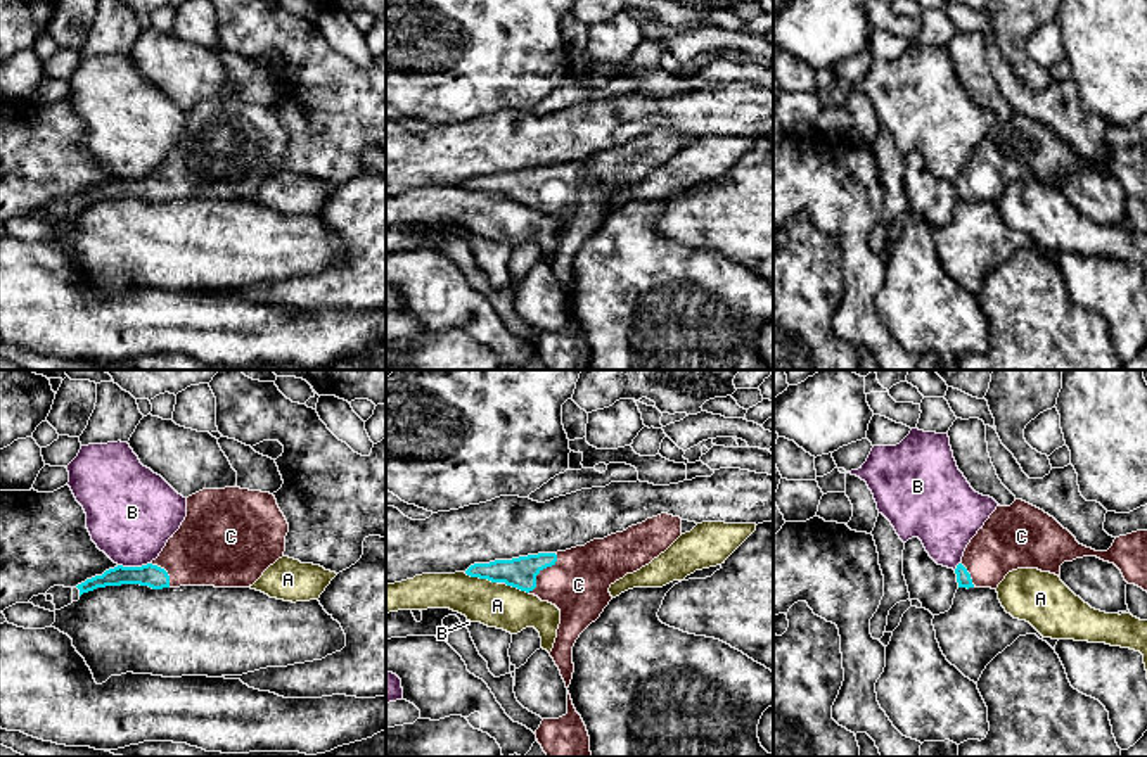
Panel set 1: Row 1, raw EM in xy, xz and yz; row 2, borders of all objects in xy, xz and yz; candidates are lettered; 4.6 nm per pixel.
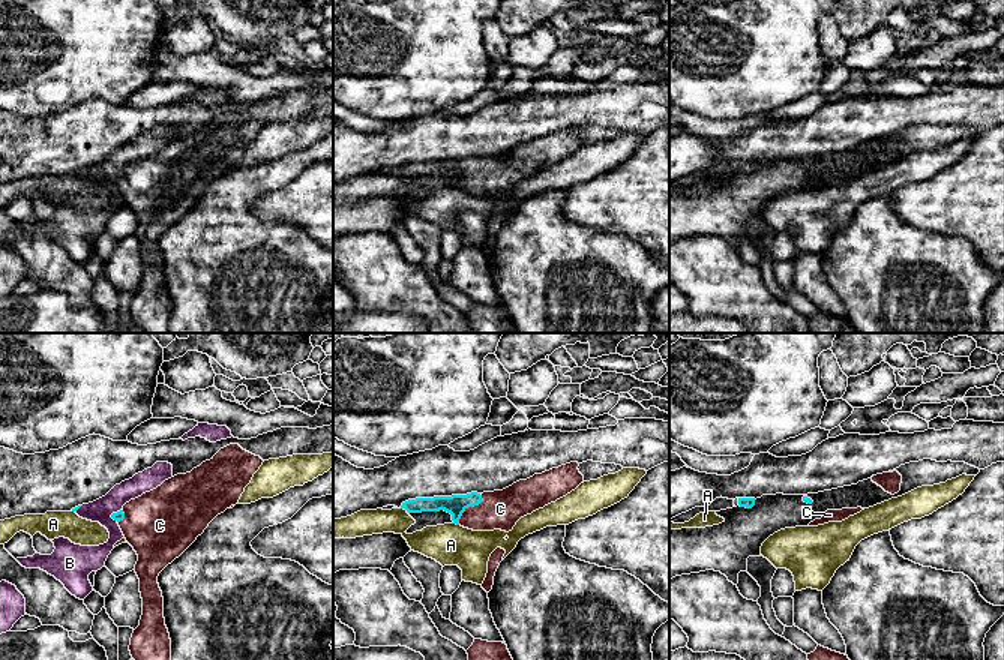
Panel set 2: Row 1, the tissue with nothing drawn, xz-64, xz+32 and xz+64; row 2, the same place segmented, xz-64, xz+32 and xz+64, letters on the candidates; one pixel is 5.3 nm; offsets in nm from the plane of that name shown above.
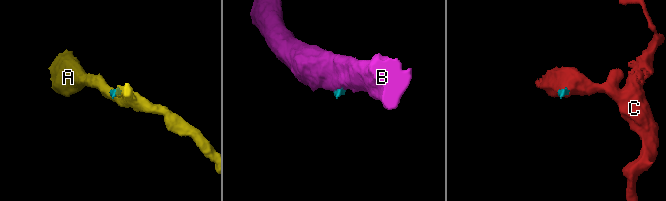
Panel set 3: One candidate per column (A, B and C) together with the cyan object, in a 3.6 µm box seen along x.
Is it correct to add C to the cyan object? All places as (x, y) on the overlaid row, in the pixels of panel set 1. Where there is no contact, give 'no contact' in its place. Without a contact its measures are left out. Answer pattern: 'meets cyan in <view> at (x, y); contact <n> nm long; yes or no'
meets cyan in xz at (538, 572); contact 220 nm long; yes

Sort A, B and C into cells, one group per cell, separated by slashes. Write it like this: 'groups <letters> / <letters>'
groups A / B / C

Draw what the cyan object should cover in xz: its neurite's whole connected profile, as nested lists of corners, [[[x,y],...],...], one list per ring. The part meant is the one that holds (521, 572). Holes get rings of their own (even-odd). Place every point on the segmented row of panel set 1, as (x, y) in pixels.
[[[661,513],[585,546],[474,563],[465,574],[505,582],[561,610],[561,624],[550,657],[569,688],[574,672],[573,646],[612,600],[609,588],[626,574],[649,565],[680,536],[682,518]]]

